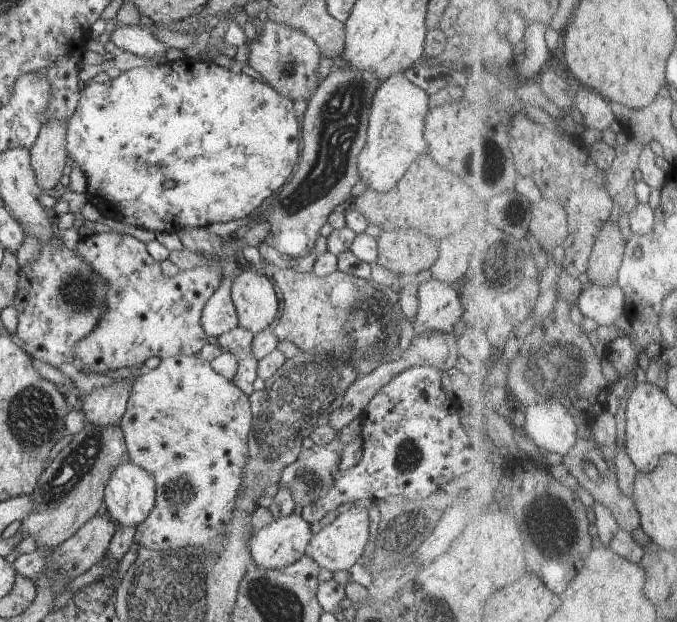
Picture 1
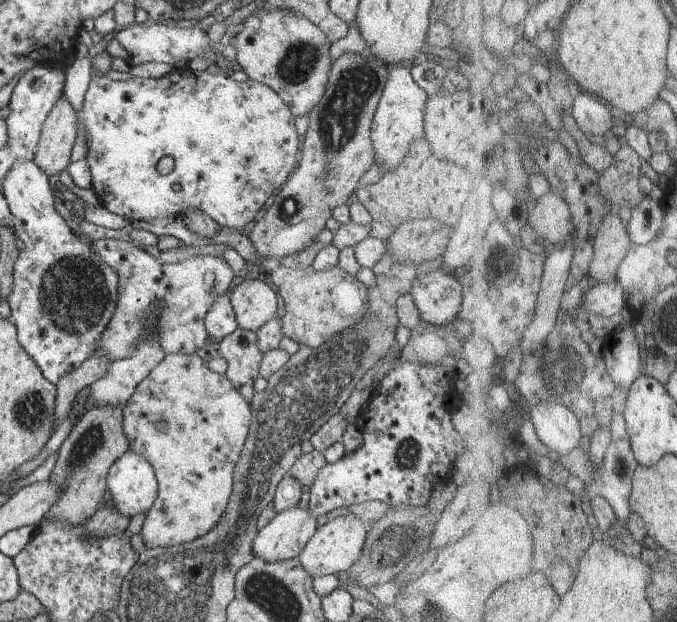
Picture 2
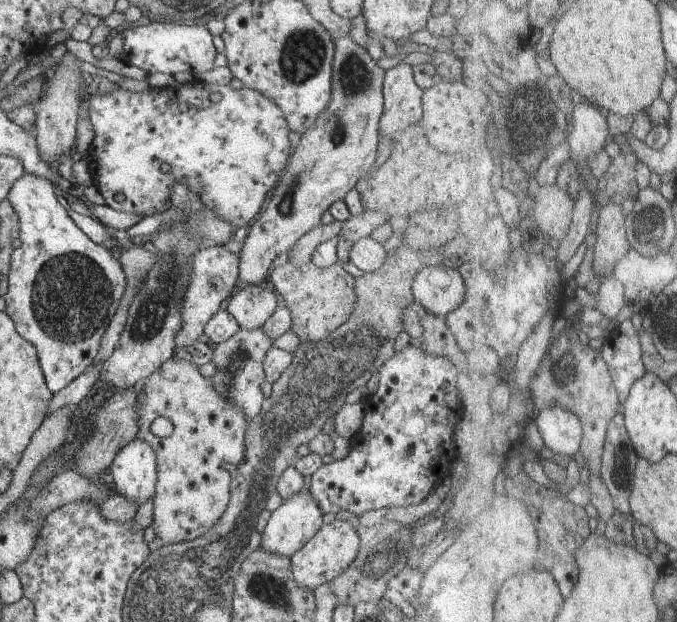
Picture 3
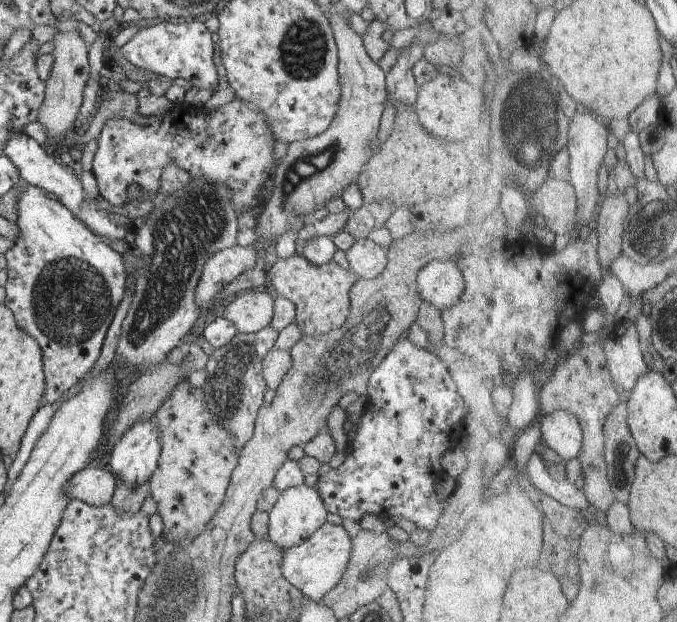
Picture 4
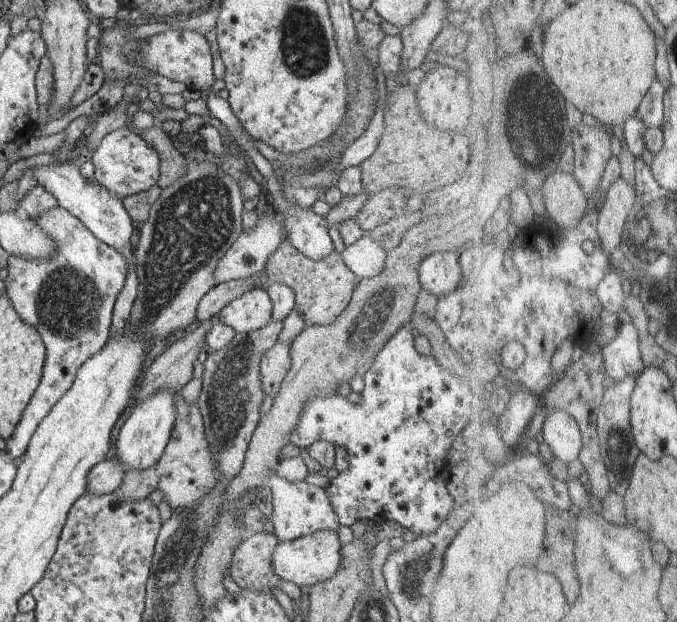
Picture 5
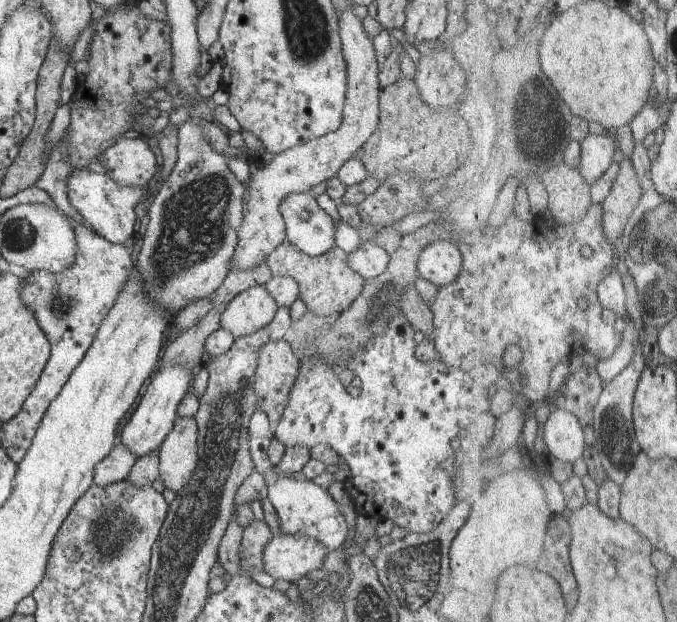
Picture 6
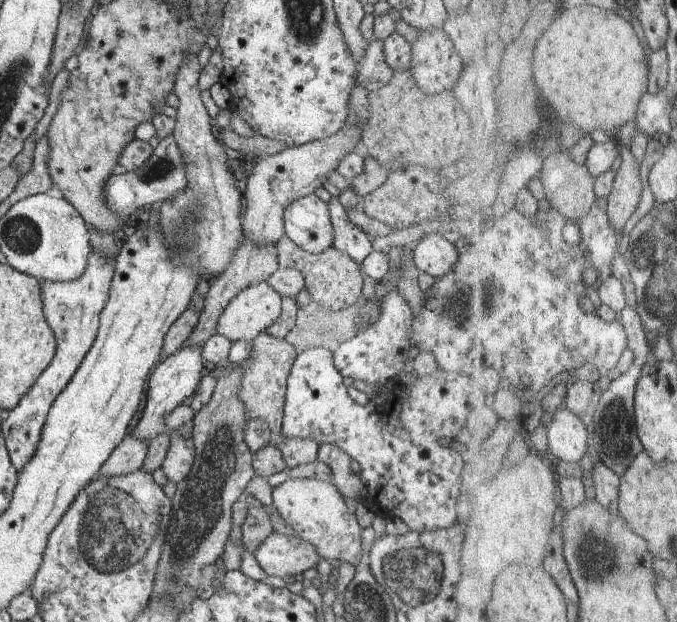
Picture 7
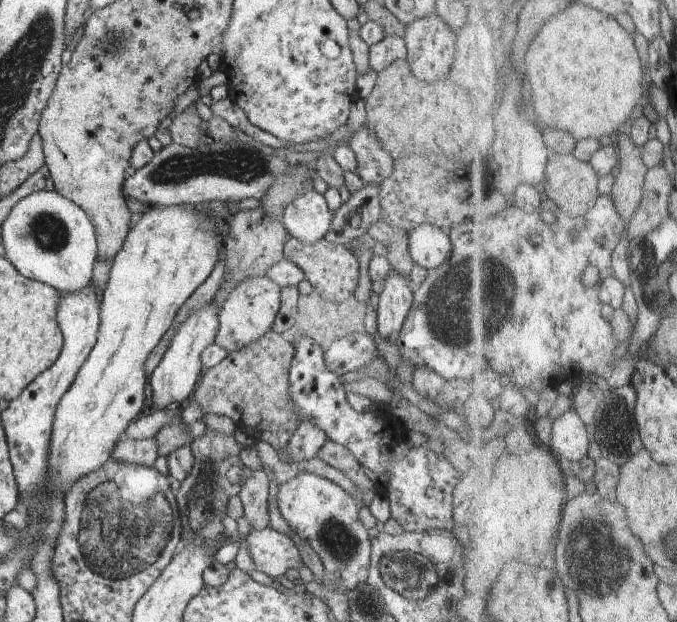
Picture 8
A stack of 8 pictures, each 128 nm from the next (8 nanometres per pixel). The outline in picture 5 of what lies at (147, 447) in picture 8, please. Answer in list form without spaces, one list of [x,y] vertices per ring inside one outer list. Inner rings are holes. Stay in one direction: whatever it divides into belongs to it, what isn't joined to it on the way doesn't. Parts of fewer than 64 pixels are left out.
[[[116,456],[99,462],[88,472],[86,492],[100,496],[115,493],[122,484],[126,471],[124,464]]]

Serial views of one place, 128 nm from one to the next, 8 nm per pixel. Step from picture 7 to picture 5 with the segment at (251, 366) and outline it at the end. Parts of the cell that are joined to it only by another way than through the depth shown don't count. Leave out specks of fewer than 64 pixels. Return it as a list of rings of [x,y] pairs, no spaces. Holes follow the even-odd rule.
[[[277,341],[270,350],[264,352],[260,363],[260,380],[262,392],[274,399],[290,370],[290,347],[286,343]]]

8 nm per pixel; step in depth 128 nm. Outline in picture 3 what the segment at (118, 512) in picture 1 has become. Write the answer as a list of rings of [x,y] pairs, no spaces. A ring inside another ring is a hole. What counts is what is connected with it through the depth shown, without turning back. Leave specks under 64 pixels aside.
[[[137,438],[114,457],[109,483],[128,502],[141,505],[156,494],[156,477],[156,454],[148,442]]]

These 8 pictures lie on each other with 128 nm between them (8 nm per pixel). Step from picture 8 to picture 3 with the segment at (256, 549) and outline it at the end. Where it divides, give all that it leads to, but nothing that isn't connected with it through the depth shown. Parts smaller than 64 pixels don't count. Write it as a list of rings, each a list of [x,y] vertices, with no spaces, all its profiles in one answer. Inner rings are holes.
[[[335,519],[329,524],[323,523],[320,530],[302,548],[291,556],[292,578],[298,586],[314,591],[318,586],[332,582],[346,570],[358,554],[360,537],[356,528],[348,521]]]

